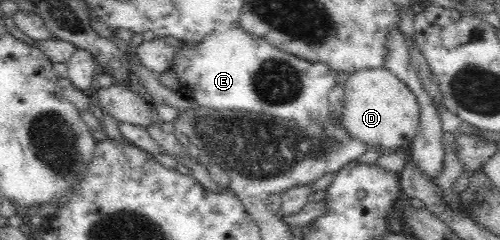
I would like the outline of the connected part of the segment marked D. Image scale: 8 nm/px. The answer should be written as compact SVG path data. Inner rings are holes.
M383 67L354 72L347 76L342 86L344 105L341 119L351 138L391 150L401 146L409 148L419 128L419 105L403 81Z

